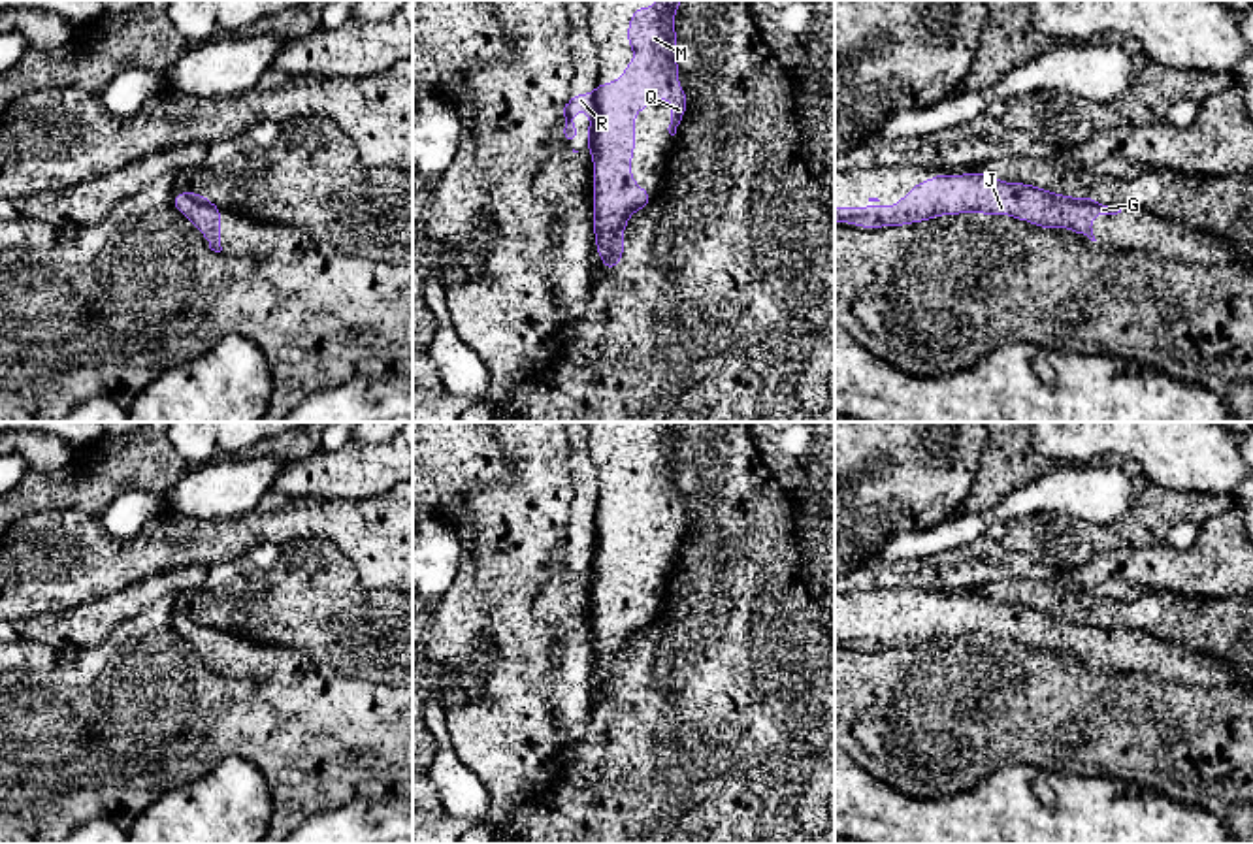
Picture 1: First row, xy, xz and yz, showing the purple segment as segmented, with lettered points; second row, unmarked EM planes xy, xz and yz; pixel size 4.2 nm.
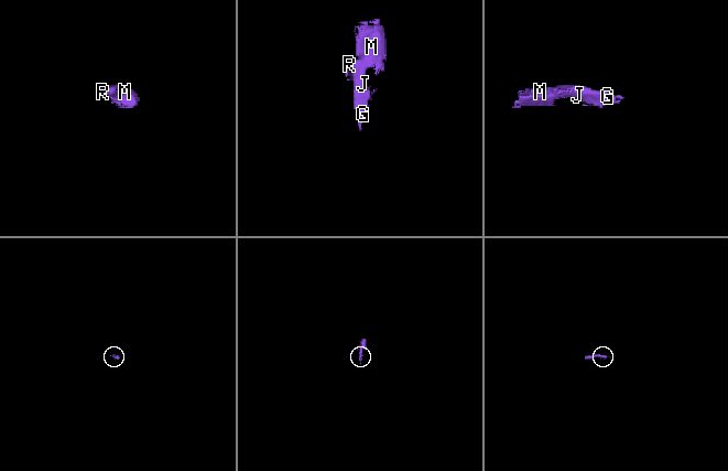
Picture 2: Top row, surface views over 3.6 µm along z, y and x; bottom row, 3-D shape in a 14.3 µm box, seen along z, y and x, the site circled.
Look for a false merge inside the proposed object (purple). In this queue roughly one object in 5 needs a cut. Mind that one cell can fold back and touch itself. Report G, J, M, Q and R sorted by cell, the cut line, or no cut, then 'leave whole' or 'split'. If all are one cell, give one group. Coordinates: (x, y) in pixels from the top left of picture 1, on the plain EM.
G J M Q R; no cut; leave whole

